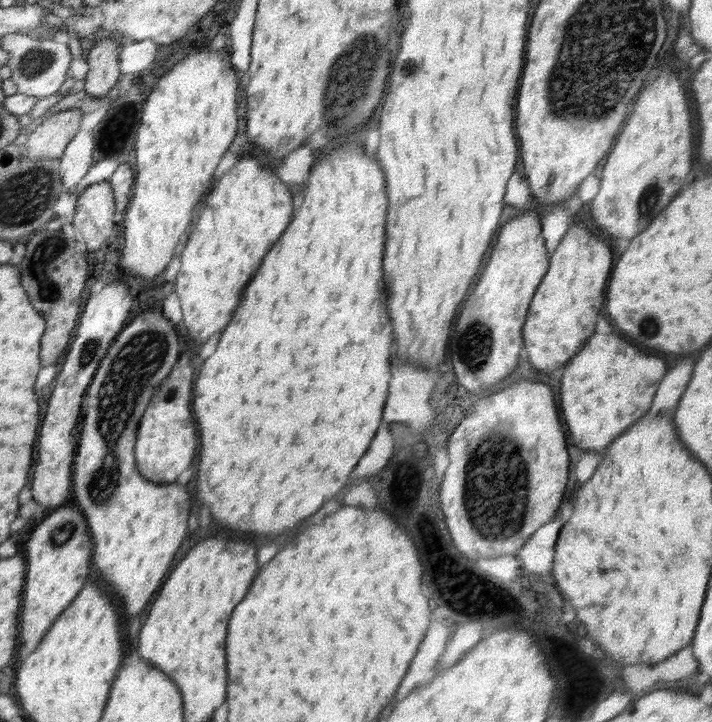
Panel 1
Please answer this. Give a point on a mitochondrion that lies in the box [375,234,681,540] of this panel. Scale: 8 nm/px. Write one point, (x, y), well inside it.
(474, 338)

